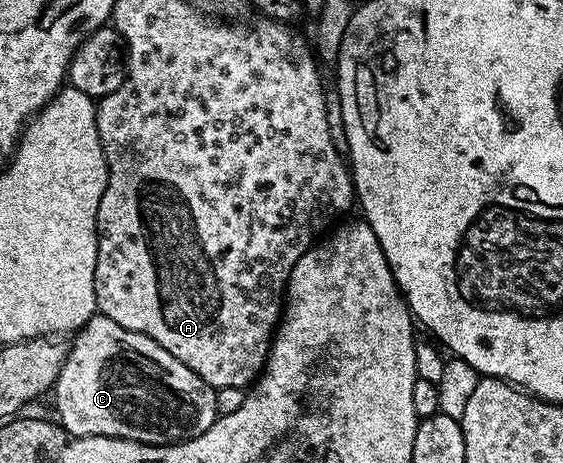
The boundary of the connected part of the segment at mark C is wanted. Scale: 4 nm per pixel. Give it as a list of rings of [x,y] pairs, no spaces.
[[[97,313],[81,326],[71,339],[62,372],[54,387],[55,394],[55,417],[72,438],[110,436],[134,440],[147,446],[174,446],[194,436],[202,436],[202,432],[210,429],[218,417],[216,390],[213,387],[207,386],[197,374],[190,372],[182,360],[170,356],[162,344],[150,340],[150,336],[142,332],[114,324],[114,320],[102,313]]]

